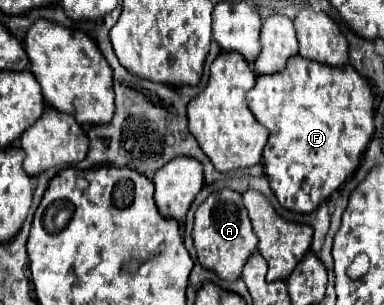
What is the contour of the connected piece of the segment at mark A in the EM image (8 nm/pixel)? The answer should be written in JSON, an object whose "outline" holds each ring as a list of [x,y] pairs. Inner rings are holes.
{"outline":[[[223,188],[207,196],[207,200],[195,212],[193,244],[203,268],[215,270],[225,280],[237,280],[241,276],[245,260],[257,250],[257,236],[251,228],[251,220],[239,192]]]}

